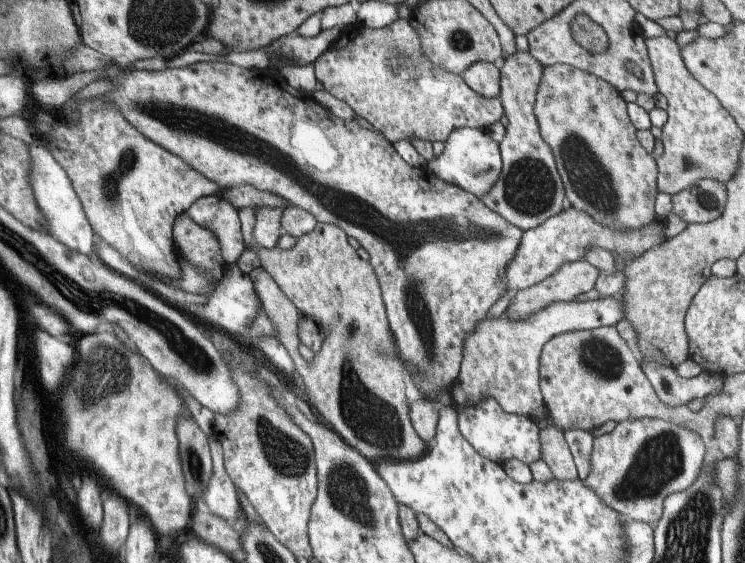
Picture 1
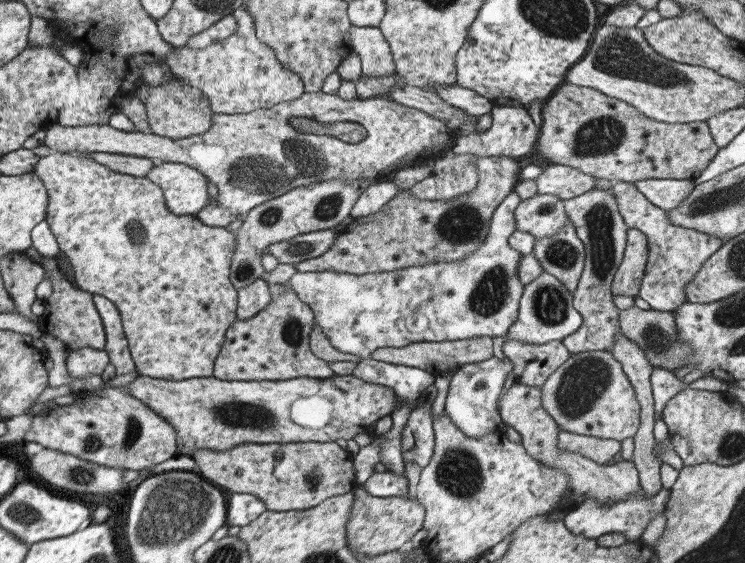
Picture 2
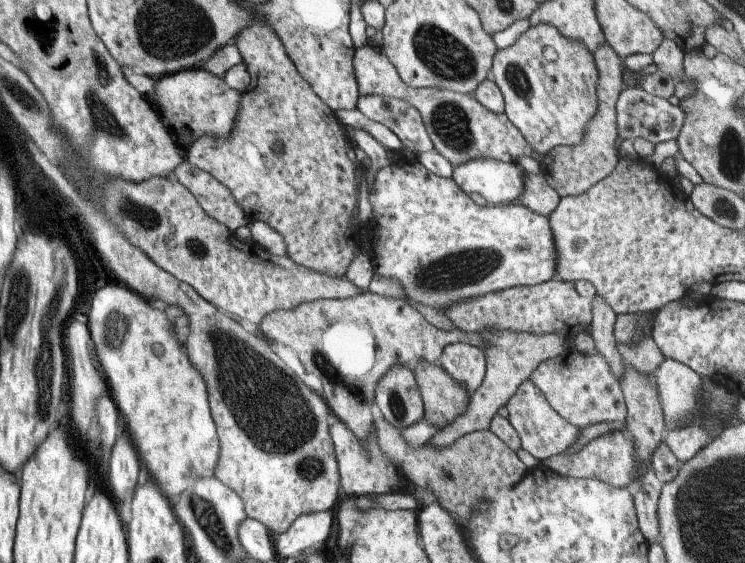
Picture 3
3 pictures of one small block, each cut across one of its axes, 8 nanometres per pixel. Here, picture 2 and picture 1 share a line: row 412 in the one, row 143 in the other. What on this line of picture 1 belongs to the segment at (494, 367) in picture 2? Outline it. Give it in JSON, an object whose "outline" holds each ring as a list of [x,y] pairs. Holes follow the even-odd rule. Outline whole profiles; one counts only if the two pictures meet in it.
{"outline":[[[469,126],[451,130],[451,134],[445,140],[443,152],[426,164],[426,171],[429,174],[437,176],[443,183],[455,184],[457,188],[475,198],[481,198],[489,192],[489,188],[499,177],[501,168],[497,142],[491,140],[486,130]]]}

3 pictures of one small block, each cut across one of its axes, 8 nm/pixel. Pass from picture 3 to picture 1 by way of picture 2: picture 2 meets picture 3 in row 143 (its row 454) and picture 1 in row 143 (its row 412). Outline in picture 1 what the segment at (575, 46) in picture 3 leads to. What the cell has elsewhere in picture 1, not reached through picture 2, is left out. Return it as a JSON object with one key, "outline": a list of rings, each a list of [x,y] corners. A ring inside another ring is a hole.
{"outline":[[[517,50],[502,60],[499,66],[500,92],[497,97],[502,113],[507,118],[505,136],[498,144],[502,168],[489,192],[478,198],[489,210],[521,231],[541,225],[545,220],[557,216],[565,207],[561,178],[557,174],[551,150],[539,134],[537,120],[532,112],[543,68],[528,51]]]}

